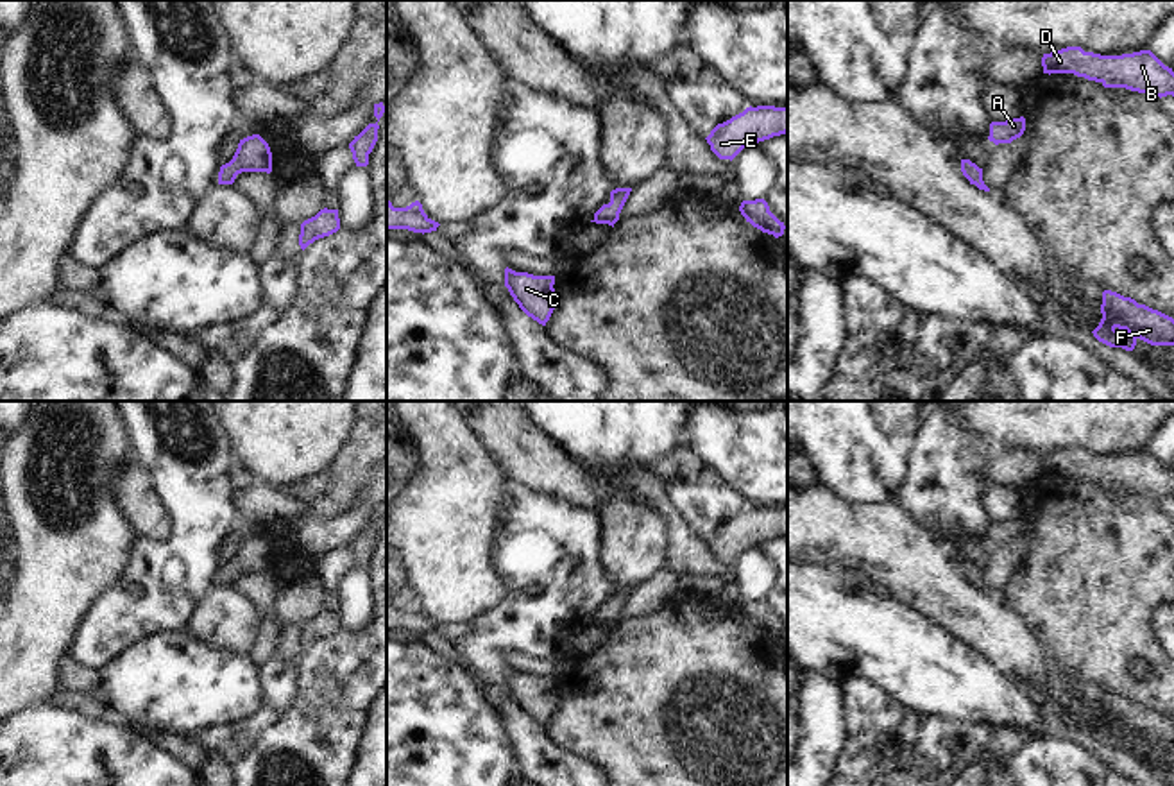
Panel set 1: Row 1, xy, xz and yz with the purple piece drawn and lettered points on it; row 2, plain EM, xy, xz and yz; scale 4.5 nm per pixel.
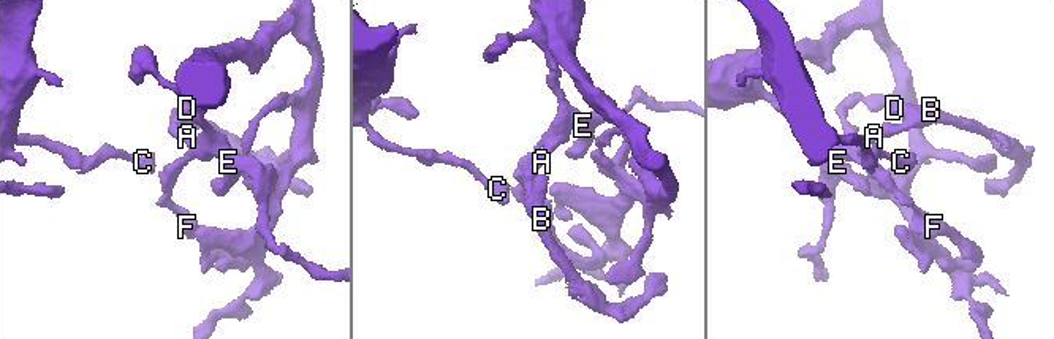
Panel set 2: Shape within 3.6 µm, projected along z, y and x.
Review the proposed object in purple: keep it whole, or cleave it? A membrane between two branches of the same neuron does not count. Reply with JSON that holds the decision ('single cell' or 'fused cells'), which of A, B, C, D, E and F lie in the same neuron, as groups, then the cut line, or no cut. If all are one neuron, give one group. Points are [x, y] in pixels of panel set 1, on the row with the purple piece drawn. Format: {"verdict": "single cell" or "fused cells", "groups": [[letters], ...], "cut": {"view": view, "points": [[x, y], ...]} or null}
{"verdict": "single cell", "groups": [["A", "B", "C", "D", "E", "F"]], "cut": null}

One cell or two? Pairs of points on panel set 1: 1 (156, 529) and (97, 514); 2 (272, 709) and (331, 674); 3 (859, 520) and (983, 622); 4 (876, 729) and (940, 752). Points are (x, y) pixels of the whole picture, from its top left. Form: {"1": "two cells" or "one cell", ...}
{"1": "two cells", "2": "two cells", "3": "one cell", "4": "one cell"}

